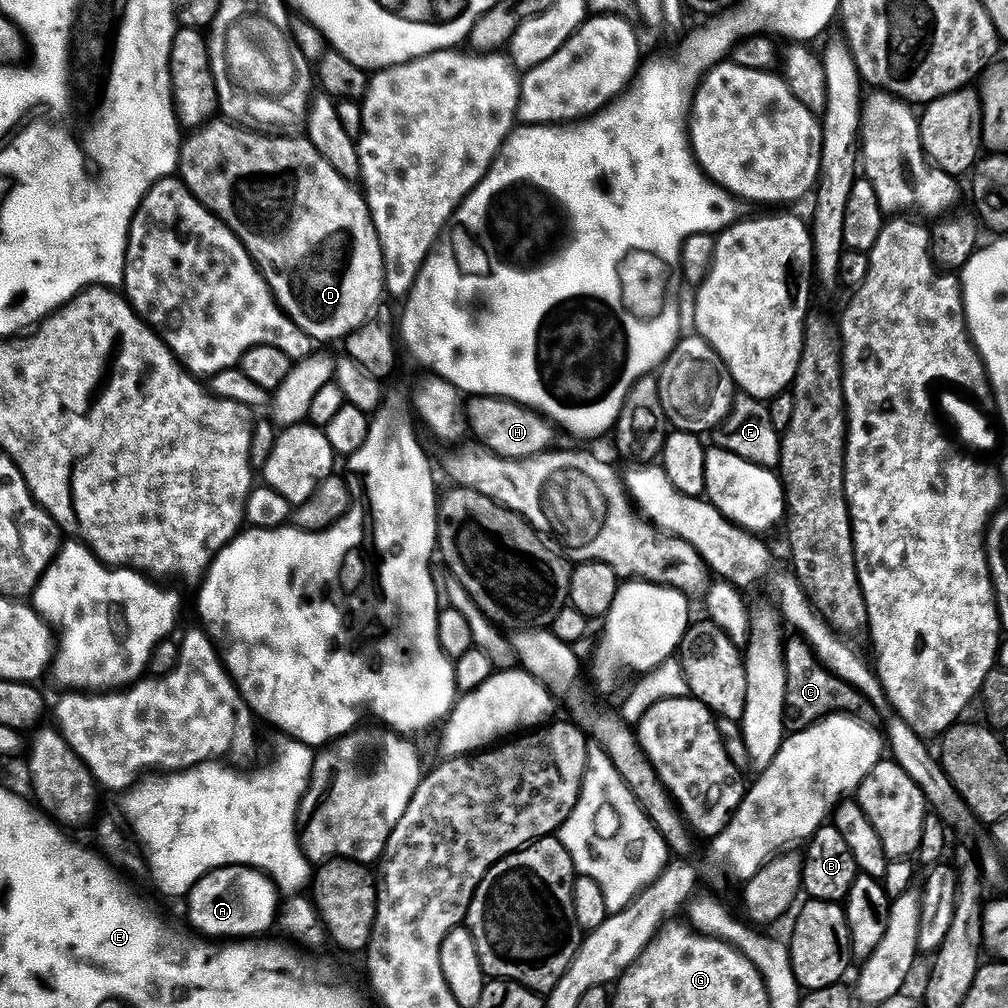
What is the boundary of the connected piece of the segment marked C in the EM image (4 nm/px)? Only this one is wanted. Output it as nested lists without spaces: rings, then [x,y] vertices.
[[[803,638],[789,639],[784,645],[784,665],[786,666],[786,706],[784,707],[784,727],[789,733],[801,732],[837,714],[860,714],[866,708],[866,701],[857,688],[838,678],[821,664],[812,647]]]

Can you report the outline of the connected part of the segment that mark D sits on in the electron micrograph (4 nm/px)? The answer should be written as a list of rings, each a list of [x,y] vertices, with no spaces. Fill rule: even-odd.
[[[216,118],[197,128],[191,133],[192,136],[183,141],[180,146],[180,166],[178,176],[189,188],[190,194],[194,196],[217,218],[221,220],[242,242],[242,246],[252,256],[256,267],[264,274],[264,281],[270,286],[272,295],[285,314],[294,321],[313,342],[320,340],[343,341],[354,330],[358,330],[377,311],[380,299],[385,299],[384,291],[384,255],[382,246],[378,242],[378,234],[374,230],[372,215],[368,209],[368,201],[364,193],[353,181],[348,180],[338,170],[318,154],[314,145],[299,135],[285,136],[283,134],[265,134],[259,130],[233,124],[224,118]]]

